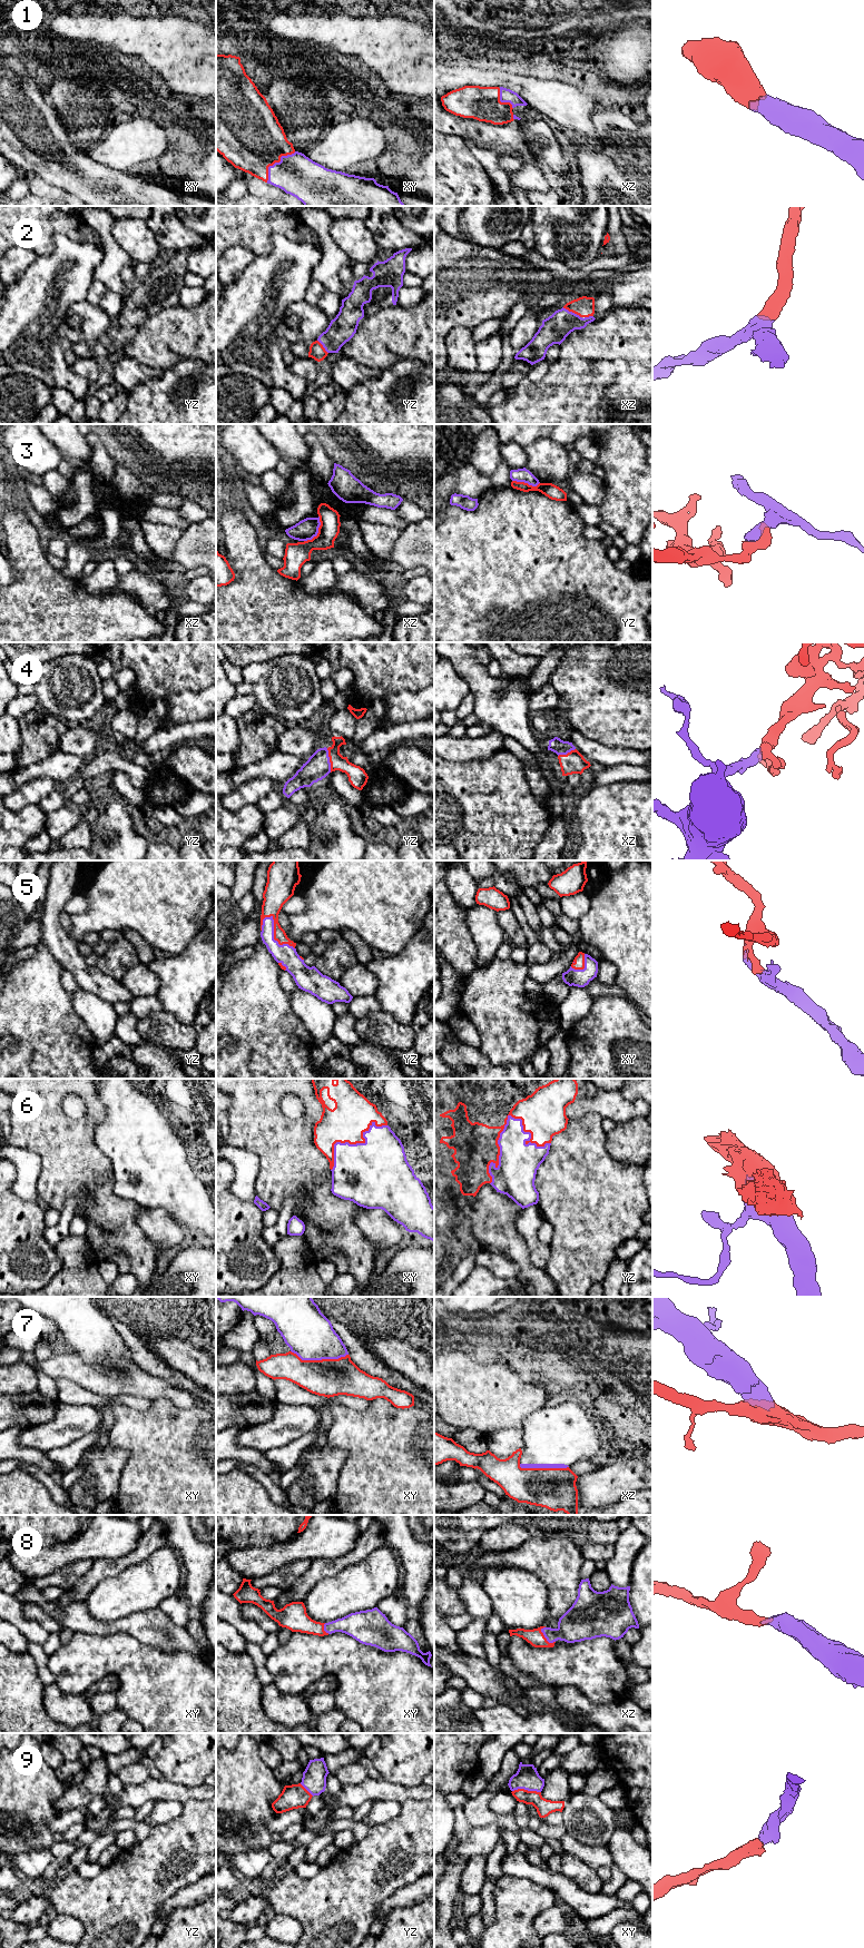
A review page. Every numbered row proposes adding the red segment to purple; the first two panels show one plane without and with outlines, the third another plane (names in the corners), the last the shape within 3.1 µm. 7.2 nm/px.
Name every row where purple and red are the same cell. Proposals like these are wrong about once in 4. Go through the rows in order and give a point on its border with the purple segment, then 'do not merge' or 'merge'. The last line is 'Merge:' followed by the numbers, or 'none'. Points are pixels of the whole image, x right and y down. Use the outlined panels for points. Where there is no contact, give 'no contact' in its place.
1: contact xy (275, 163); merge
2: contact xz (571, 312); merge
3: contact xz (317, 531); do not merge
4: contact yz (329, 760); merge
5: contact yz (273, 935); merge
6: contact yz (504, 1125); merge
7: contact xy (320, 1359); do not merge
8: contact xz (545, 1636); merge
9: contact xy (527, 1789); merge
Merge: 1, 2, 4, 5, 6, 8, 9

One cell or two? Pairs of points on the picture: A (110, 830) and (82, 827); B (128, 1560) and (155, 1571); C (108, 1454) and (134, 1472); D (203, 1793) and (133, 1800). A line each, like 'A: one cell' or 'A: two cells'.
A: two cells
B: two cells
C: two cells
D: one cell

